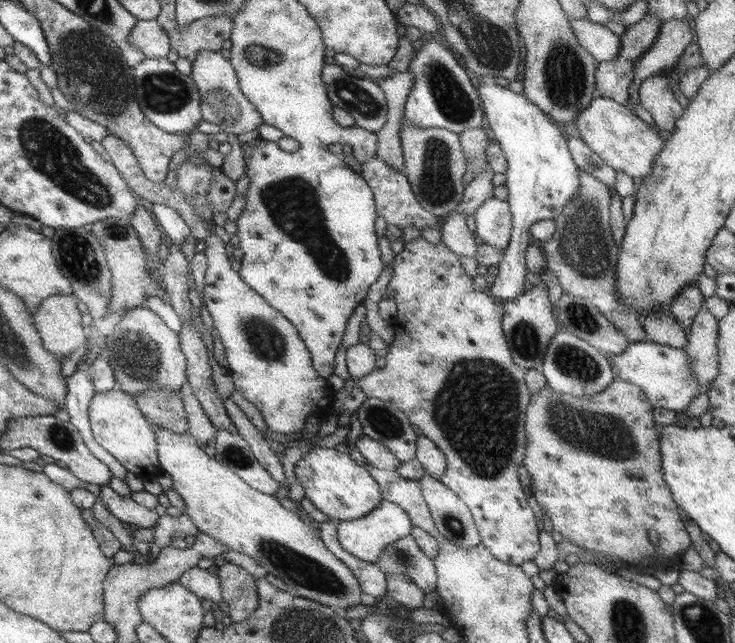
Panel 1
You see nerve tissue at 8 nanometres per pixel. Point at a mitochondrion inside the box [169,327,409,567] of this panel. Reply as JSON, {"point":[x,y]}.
{"point":[384,421]}

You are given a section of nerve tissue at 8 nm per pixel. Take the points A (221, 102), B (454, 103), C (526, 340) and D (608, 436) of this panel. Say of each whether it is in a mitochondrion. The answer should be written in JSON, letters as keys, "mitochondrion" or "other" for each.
{"A":"mitochondrion","B":"mitochondrion","C":"mitochondrion","D":"mitochondrion"}

